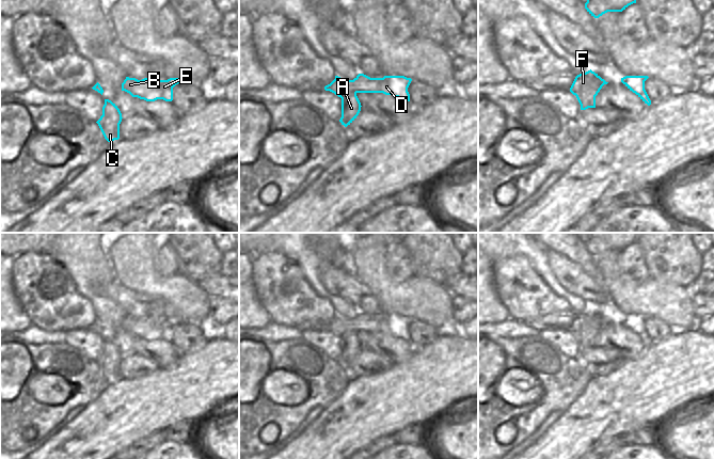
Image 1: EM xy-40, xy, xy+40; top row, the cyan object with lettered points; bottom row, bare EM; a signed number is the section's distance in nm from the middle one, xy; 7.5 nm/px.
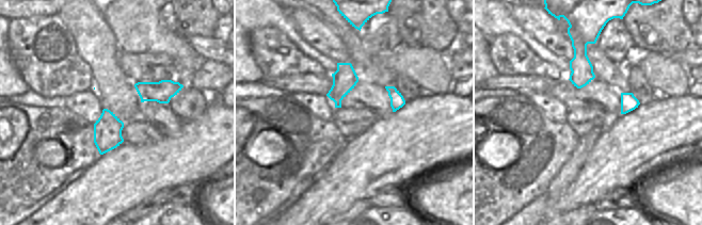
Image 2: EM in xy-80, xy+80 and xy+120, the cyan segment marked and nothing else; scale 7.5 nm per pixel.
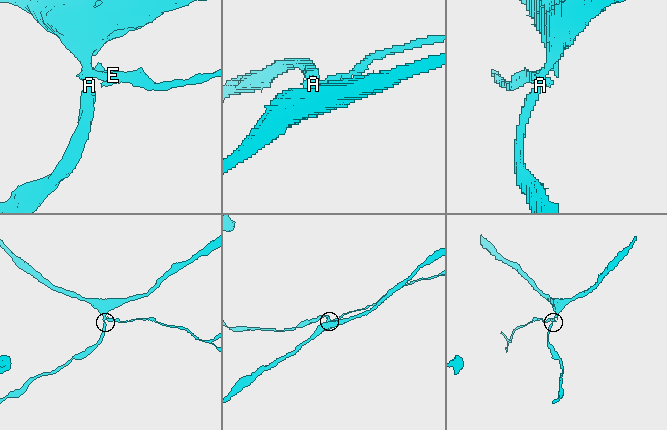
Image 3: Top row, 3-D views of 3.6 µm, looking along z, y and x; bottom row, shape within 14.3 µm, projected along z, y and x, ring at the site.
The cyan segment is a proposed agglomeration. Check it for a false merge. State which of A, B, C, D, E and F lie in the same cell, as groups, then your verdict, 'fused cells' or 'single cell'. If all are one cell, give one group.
groups A C F / B D E; fused cells

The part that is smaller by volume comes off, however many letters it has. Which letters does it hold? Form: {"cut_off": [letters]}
{"cut_off": ["B", "D", "E"]}

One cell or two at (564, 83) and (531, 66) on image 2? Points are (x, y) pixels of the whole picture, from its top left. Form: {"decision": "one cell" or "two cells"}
{"decision": "two cells"}

